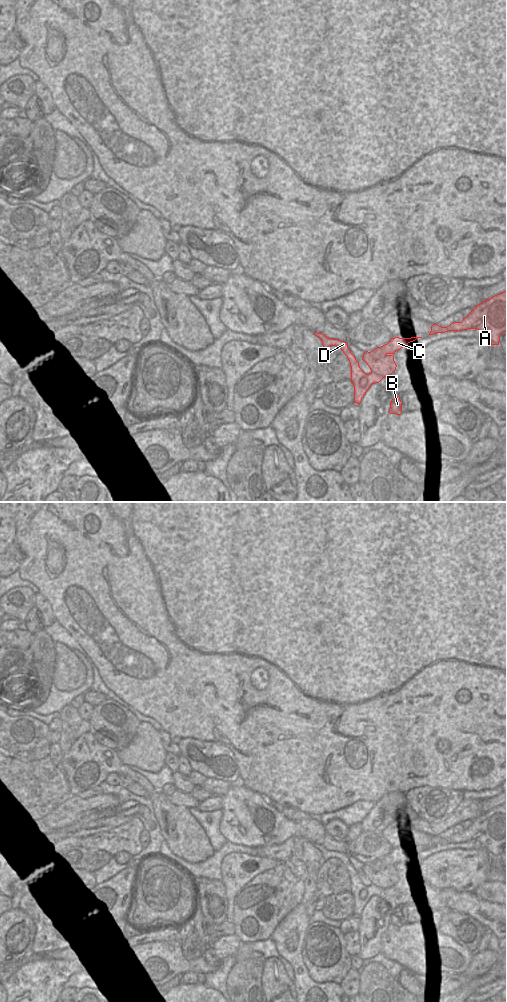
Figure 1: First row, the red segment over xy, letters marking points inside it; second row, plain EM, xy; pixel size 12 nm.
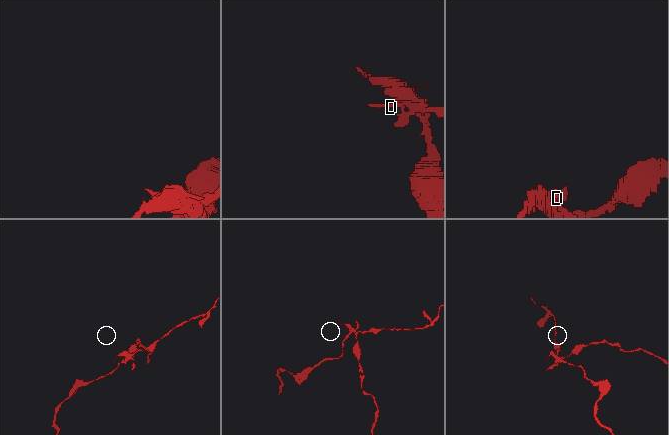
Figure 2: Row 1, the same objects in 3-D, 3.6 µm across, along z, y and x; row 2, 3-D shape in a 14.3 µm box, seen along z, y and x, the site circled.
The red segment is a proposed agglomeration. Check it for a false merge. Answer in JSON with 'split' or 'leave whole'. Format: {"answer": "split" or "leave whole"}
{"answer": "split"}

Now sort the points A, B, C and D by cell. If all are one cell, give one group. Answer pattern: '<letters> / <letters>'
A C / B D

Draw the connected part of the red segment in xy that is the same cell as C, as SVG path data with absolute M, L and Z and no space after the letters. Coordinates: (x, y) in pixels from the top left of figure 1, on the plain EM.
M411 849L411 850L391 850L390 853L381 858L377 859L371 864L369 864L374 871L379 871L381 869L386 869L388 866L394 866L396 863L400 862L401 860L405 859L408 855L415 853L418 850L422 849Z

